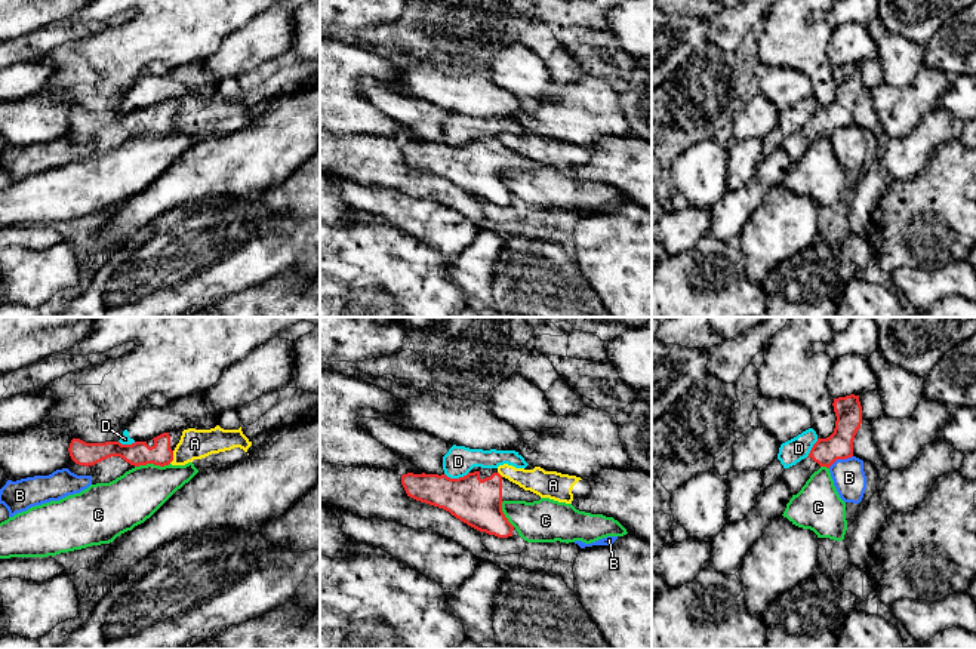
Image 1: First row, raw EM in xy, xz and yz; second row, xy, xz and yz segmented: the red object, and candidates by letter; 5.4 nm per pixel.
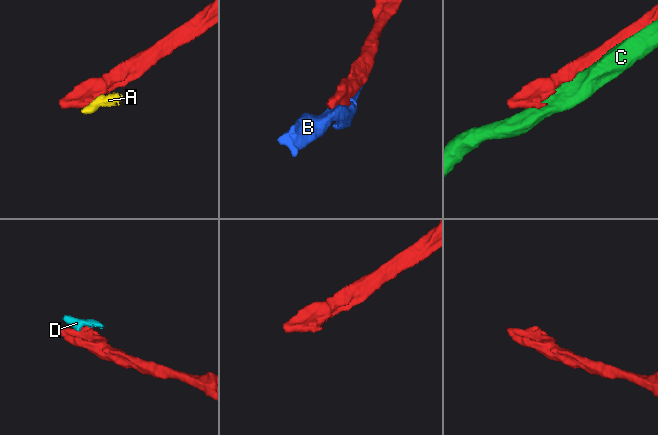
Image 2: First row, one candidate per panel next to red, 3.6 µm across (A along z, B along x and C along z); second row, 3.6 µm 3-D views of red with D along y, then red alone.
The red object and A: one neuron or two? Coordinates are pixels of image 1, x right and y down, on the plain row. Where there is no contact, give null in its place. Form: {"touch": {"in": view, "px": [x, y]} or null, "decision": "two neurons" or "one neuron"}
{"touch": {"in": "xy", "px": [172, 125]}, "decision": "two neurons"}

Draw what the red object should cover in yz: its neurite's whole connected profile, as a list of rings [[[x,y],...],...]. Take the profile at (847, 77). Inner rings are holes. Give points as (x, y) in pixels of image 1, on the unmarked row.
[[[859,64],[834,67],[832,74],[837,84],[834,101],[826,107],[818,107],[807,126],[783,139],[782,148],[792,163],[797,163],[820,135],[829,136],[837,127],[853,124],[853,108],[862,92]]]

